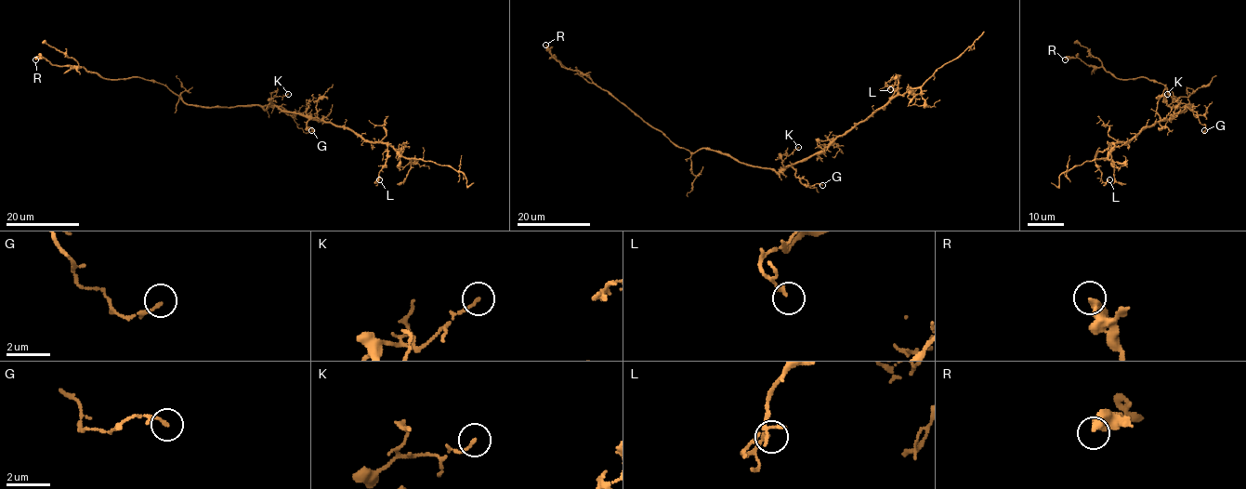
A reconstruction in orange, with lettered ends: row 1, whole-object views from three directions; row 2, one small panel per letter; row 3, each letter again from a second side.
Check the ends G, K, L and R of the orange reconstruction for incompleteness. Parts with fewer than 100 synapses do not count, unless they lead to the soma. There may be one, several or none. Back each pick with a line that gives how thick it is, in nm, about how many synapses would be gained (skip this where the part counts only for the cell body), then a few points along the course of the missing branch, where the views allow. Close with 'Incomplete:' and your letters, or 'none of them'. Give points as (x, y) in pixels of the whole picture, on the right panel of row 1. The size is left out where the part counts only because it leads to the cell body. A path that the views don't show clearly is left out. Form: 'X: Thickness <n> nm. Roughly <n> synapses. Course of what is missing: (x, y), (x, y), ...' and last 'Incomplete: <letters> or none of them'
Incomplete: none of them

